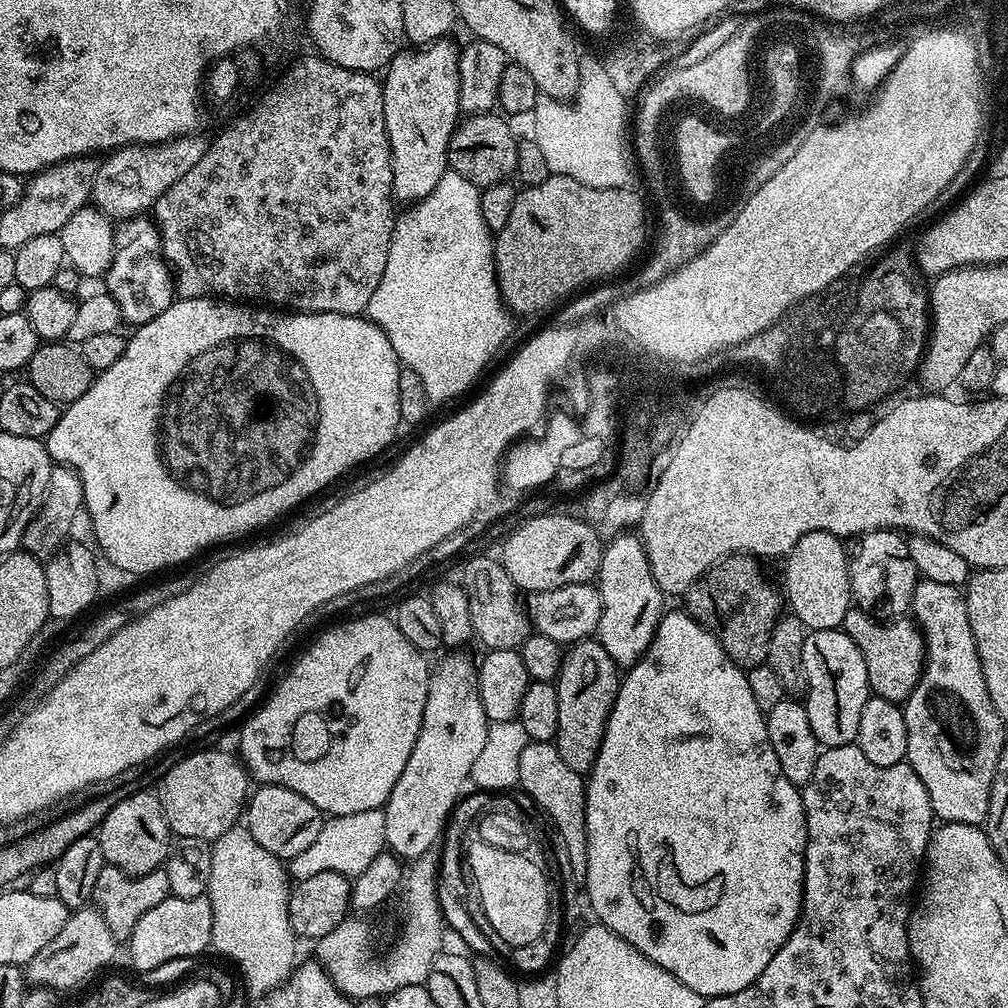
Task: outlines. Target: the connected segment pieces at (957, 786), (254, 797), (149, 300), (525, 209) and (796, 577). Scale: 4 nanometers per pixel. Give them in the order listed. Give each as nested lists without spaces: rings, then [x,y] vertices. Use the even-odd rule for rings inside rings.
[[[920,578],[914,586],[910,612],[924,633],[926,655],[920,681],[902,704],[906,718],[906,762],[914,774],[922,778],[922,786],[926,786],[926,794],[930,794],[932,814],[937,821],[945,824],[983,825],[990,806],[994,766],[998,766],[998,754],[1002,754],[1006,746],[1006,725],[1000,721],[998,710],[994,710],[994,702],[990,702],[978,646],[974,642],[974,630],[970,630],[966,602],[960,588]]]
[[[260,784],[259,787],[249,795],[246,801],[246,827],[248,833],[270,854],[274,854],[279,860],[289,861],[294,859],[302,850],[314,843],[318,838],[318,830],[322,830],[326,819],[325,813],[310,802],[310,798],[302,798],[302,794],[294,794],[286,786],[277,784]]]
[[[141,214],[123,221],[116,228],[114,258],[108,273],[102,278],[103,287],[118,302],[120,319],[125,325],[139,326],[158,318],[174,299],[174,277],[160,245],[160,229],[155,219]]]
[[[551,174],[538,185],[521,187],[514,198],[514,207],[510,210],[510,218],[507,220],[506,226],[502,226],[502,230],[495,233],[494,236],[496,281],[500,287],[500,296],[503,298],[505,305],[516,314],[519,314],[519,312],[540,312],[543,308],[550,307],[551,304],[554,304],[553,306],[559,305],[565,298],[571,297],[577,290],[583,289],[593,282],[603,281],[603,276],[614,275],[639,250],[640,243],[644,240],[644,204],[640,201],[639,194],[632,191],[631,187],[595,188],[594,186],[579,184],[577,180],[569,176],[557,176],[555,174]]]
[[[811,532],[798,538],[795,546],[788,551],[786,557],[788,565],[784,568],[784,588],[786,604],[790,607],[791,615],[797,616],[809,630],[826,630],[840,628],[843,625],[848,609],[853,607],[850,578],[848,577],[848,553],[846,544],[841,537],[829,532]]]

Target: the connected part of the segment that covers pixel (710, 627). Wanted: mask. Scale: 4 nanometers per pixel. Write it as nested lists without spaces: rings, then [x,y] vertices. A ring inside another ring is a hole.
[[[741,554],[739,556],[727,556],[720,563],[715,564],[709,572],[698,577],[694,586],[690,586],[686,593],[688,605],[686,611],[703,626],[707,632],[712,632],[714,638],[726,650],[726,654],[734,663],[739,664],[741,668],[757,668],[758,665],[765,663],[768,658],[768,647],[772,631],[776,621],[782,615],[782,596],[770,581],[764,577],[764,572],[760,569],[761,561],[751,554]]]

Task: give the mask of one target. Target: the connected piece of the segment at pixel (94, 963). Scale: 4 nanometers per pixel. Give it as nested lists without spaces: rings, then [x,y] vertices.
[[[95,906],[77,908],[69,915],[66,926],[58,930],[54,942],[42,946],[42,950],[38,950],[35,958],[26,965],[26,972],[31,983],[38,988],[76,988],[115,958],[116,947],[116,935],[110,926],[106,926],[106,918],[102,918],[100,909]]]

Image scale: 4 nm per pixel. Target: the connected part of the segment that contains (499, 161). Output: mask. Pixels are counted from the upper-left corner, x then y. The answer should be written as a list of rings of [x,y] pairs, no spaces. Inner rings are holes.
[[[495,111],[465,115],[457,123],[448,143],[449,169],[462,174],[462,178],[481,190],[505,183],[516,171],[518,136],[512,133],[511,126],[507,124],[509,121],[503,115],[496,115]]]

